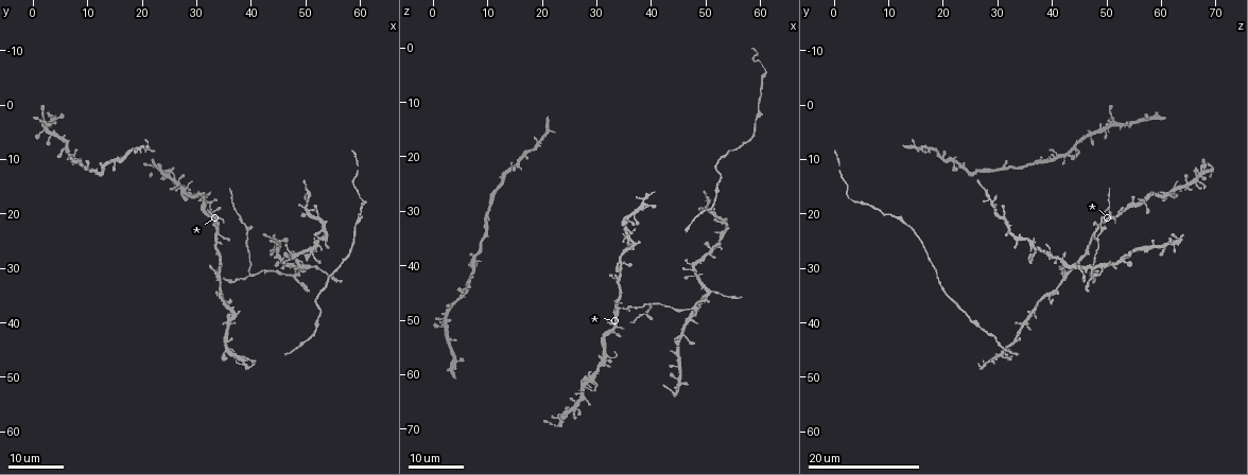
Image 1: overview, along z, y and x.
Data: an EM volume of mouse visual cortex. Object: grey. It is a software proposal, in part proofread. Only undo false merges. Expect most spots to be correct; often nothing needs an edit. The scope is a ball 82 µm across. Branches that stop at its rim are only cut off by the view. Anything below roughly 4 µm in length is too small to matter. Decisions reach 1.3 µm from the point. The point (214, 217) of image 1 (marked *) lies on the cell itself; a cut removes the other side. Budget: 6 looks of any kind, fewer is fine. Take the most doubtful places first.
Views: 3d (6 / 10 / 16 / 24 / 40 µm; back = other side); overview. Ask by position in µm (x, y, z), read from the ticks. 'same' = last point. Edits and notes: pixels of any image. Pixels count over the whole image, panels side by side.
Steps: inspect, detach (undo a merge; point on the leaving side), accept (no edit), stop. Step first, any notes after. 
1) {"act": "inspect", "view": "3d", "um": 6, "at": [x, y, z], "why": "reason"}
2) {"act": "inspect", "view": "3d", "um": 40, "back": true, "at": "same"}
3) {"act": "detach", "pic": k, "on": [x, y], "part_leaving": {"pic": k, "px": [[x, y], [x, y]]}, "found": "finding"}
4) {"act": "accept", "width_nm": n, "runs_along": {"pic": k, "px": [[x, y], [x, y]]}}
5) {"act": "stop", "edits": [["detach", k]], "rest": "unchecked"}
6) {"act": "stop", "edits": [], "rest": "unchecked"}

{"act": "inspect", "view": "3d", "um": 24, "at": [34.0, 24.0, 48.0], "why": "side arm on a straight run"}

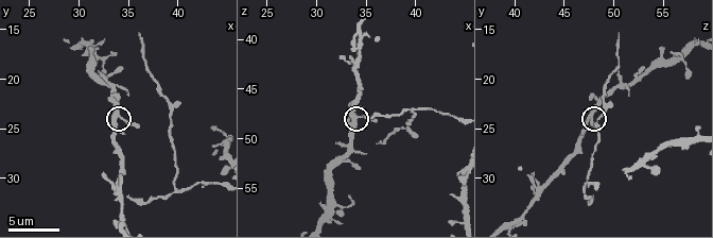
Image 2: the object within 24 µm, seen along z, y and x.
{"act": "inspect", "view": "3d", "um": 10, "at": [33.8, 23.8, 47.8], "why": "closer look"}

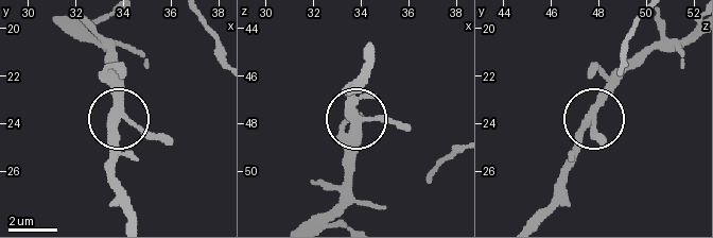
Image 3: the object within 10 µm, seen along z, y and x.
{"act": "accept", "arms": 3, "runs_along": {"pic": 3, "px": [[344, 173], [351, 120], [409, 126]]}, "found": "continuous, no second cell"}

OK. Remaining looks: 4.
{"act": "inspect", "view": "3d", "um": 24, "at": [50.5, 29.5, 45.0], "why": "branch point"}

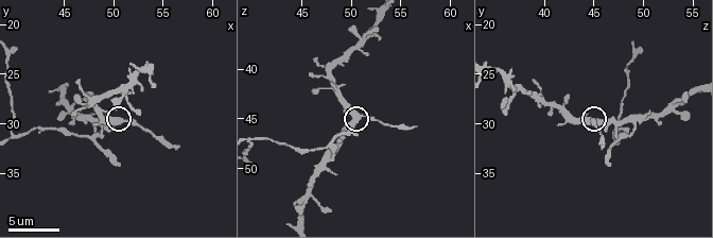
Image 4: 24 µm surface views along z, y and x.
{"act": "inspect", "view": "3d", "um": 10, "at": [50.8, 29.8, 44.6]}

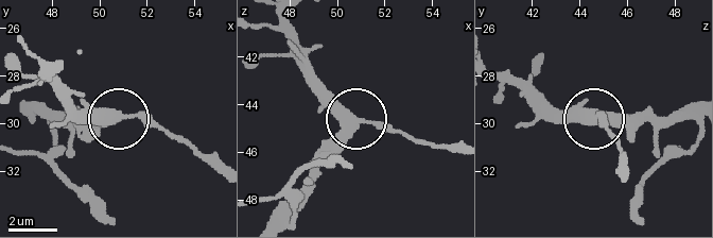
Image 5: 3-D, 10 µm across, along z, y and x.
{"act": "detach", "pic": 5, "on": [162, 130], "width_nm": 370, "part_leaving": {"pic": 5, "px": [[129, 116], [152, 118], [219, 158]]}, "found": "a second cell is stuck on"}

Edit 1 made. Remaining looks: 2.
{"act": "inspect", "view": "3d", "um": 16, "at": [48.0, 31.6, 47.4], "why": "four or more arms meet"}

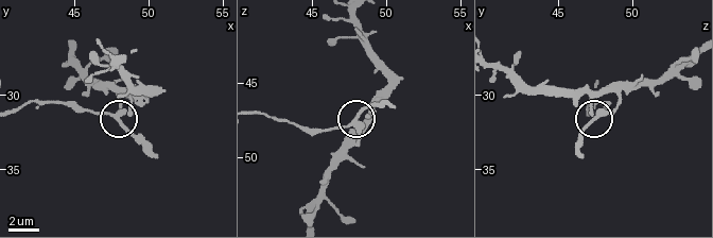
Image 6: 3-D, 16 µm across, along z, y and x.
{"act": "inspect", "view": "3d", "um": 16, "back": true, "at": [48.0, 31.6, 47.4]}

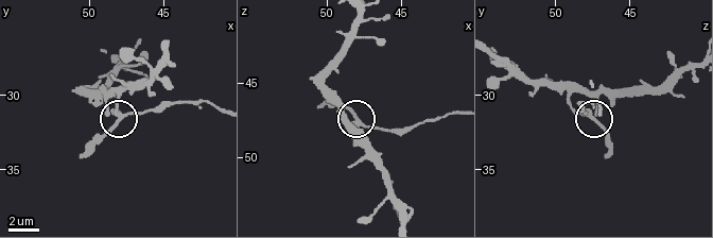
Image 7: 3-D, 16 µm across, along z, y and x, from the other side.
{"act": "detach", "pic": 7, "on": [142, 112], "part_leaving": {"pic": 7, "px": [[121, 117], [181, 102], [219, 106]]}, "found": "two cells meet here"}

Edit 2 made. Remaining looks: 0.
{"act": "stop", "edits": [["detach", 5], ["detach", 7]], "rest": "unchecked"}

